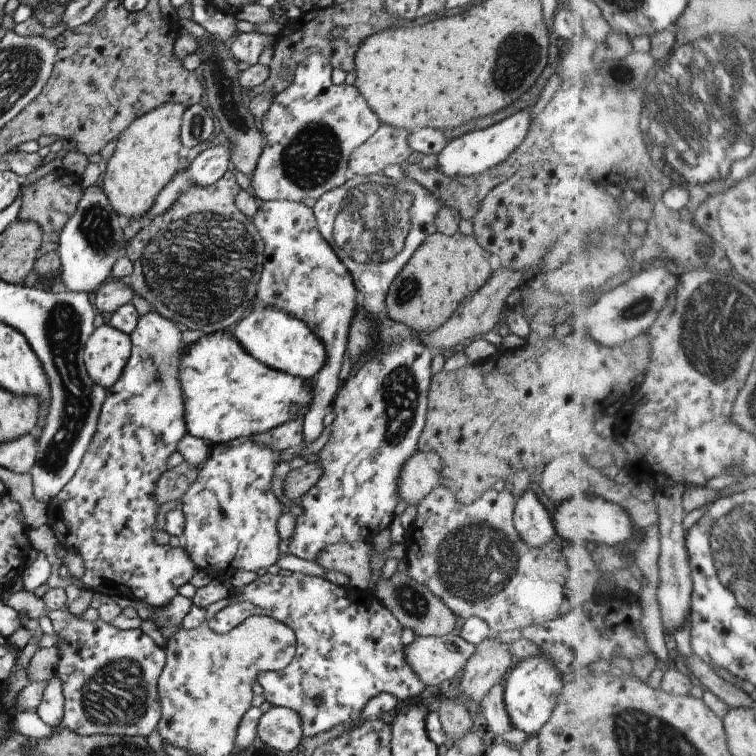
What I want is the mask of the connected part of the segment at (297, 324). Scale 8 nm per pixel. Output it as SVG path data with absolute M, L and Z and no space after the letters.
M278 308L251 309L231 331L240 346L256 360L294 378L313 380L328 362L327 350L314 331L294 314Z

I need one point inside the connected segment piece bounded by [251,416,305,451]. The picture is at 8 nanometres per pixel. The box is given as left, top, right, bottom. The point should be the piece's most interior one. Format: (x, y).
(289, 434)

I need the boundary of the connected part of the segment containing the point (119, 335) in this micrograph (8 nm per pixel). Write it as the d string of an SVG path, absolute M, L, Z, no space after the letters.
M110 323L95 328L85 344L83 359L94 384L109 389L120 378L131 353L131 335Z

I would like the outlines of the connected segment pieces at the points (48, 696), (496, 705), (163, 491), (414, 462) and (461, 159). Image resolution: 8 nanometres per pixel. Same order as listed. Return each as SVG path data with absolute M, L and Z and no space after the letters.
M53 676L45 685L42 700L35 710L49 727L57 728L61 727L64 704L62 682L59 677Z
M494 684L488 690L486 696L480 700L479 712L482 712L486 719L486 732L489 737L502 737L502 734L512 730L512 722L508 718L504 704L504 687L502 684Z
M186 461L170 470L166 469L156 482L154 502L160 506L164 502L180 500L190 486L196 482L198 471L194 465Z
M418 451L408 458L398 478L398 496L406 504L417 506L442 478L442 456L434 452Z
M522 109L512 116L494 125L469 131L462 136L453 138L451 142L438 153L437 168L446 176L478 176L496 164L505 161L526 138L532 124L531 109Z

